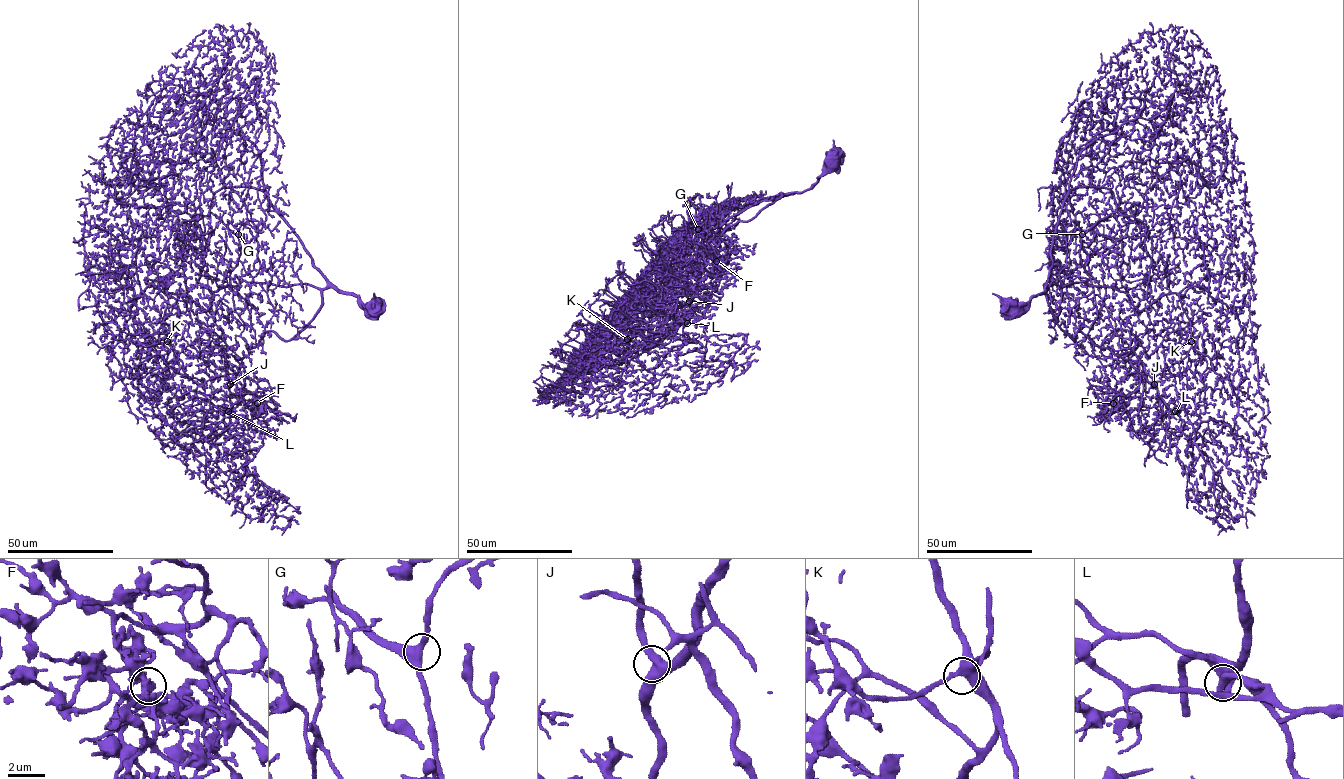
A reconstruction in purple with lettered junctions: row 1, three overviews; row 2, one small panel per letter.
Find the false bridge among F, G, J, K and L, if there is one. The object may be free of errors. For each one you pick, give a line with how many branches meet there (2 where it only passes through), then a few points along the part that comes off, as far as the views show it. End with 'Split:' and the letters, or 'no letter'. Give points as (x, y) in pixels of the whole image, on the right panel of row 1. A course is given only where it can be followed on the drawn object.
F: Branches: 2. Course of the part to remove: (1113, 403), (1106, 413), (1096, 413)
Split: F

